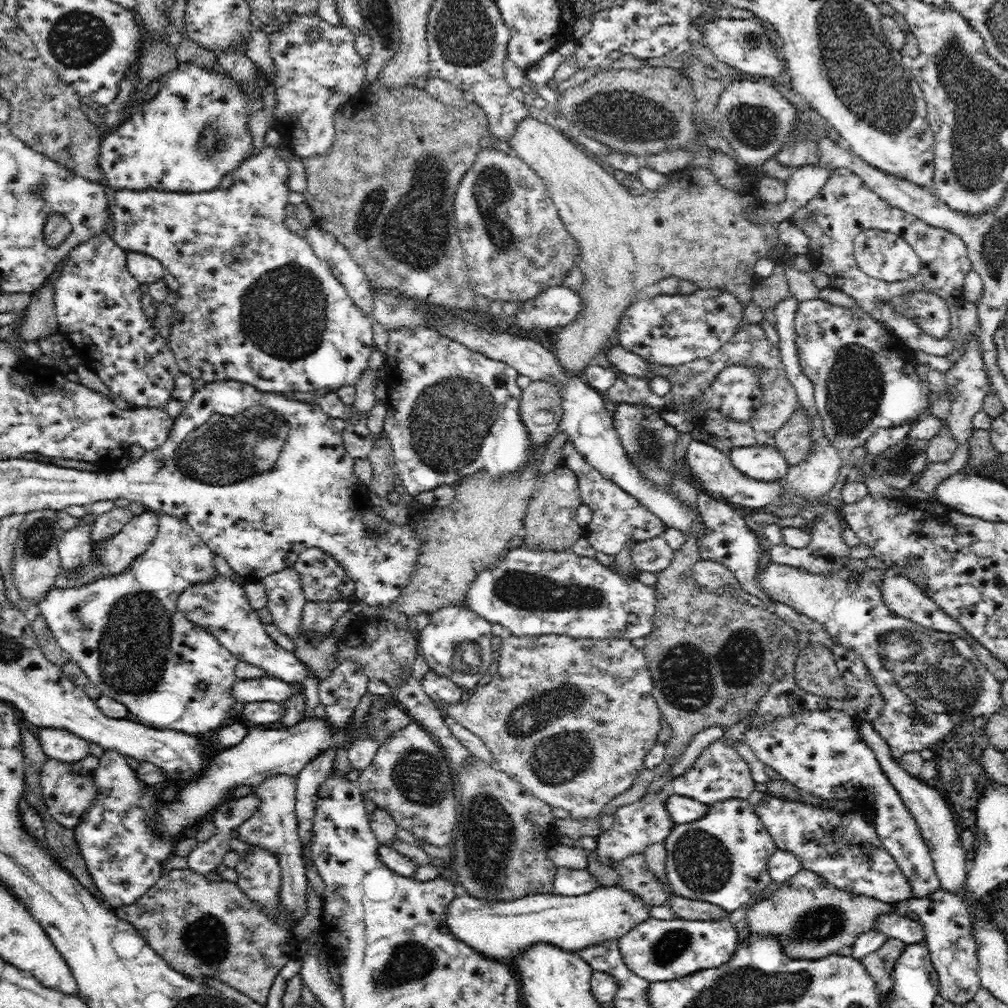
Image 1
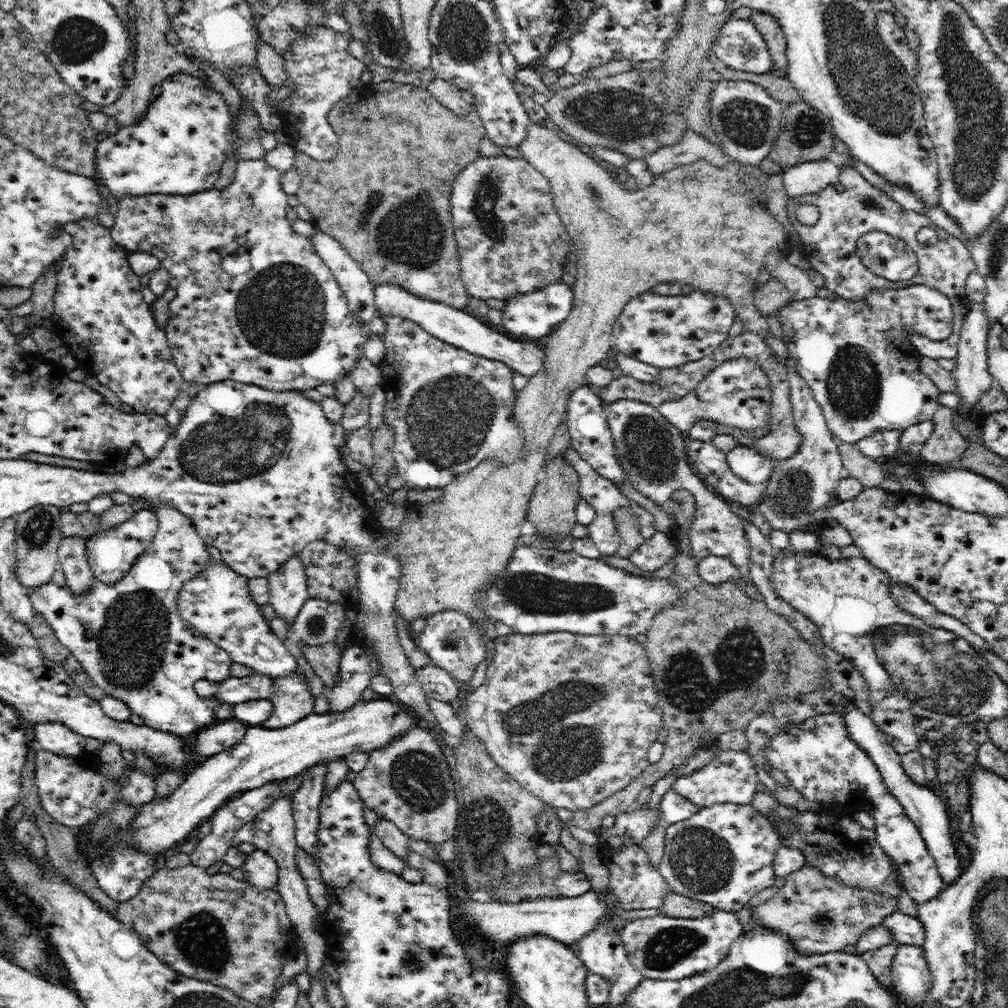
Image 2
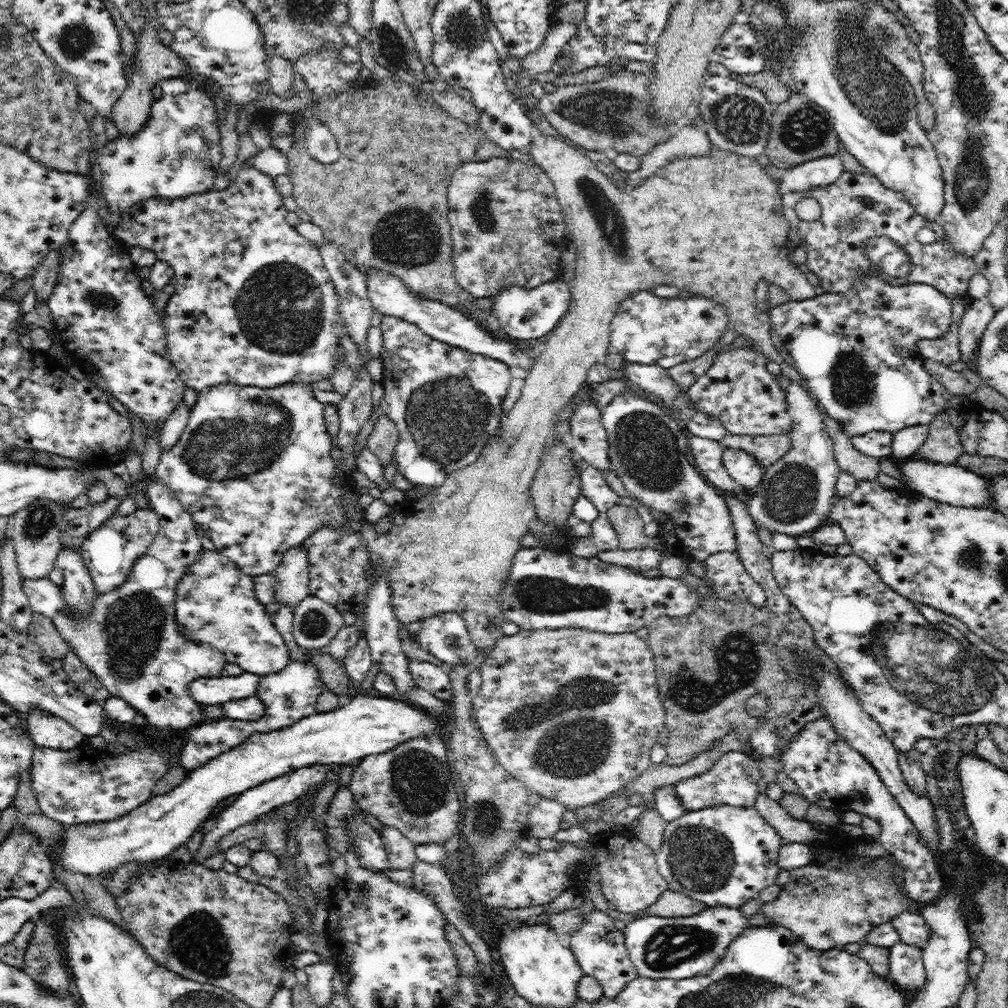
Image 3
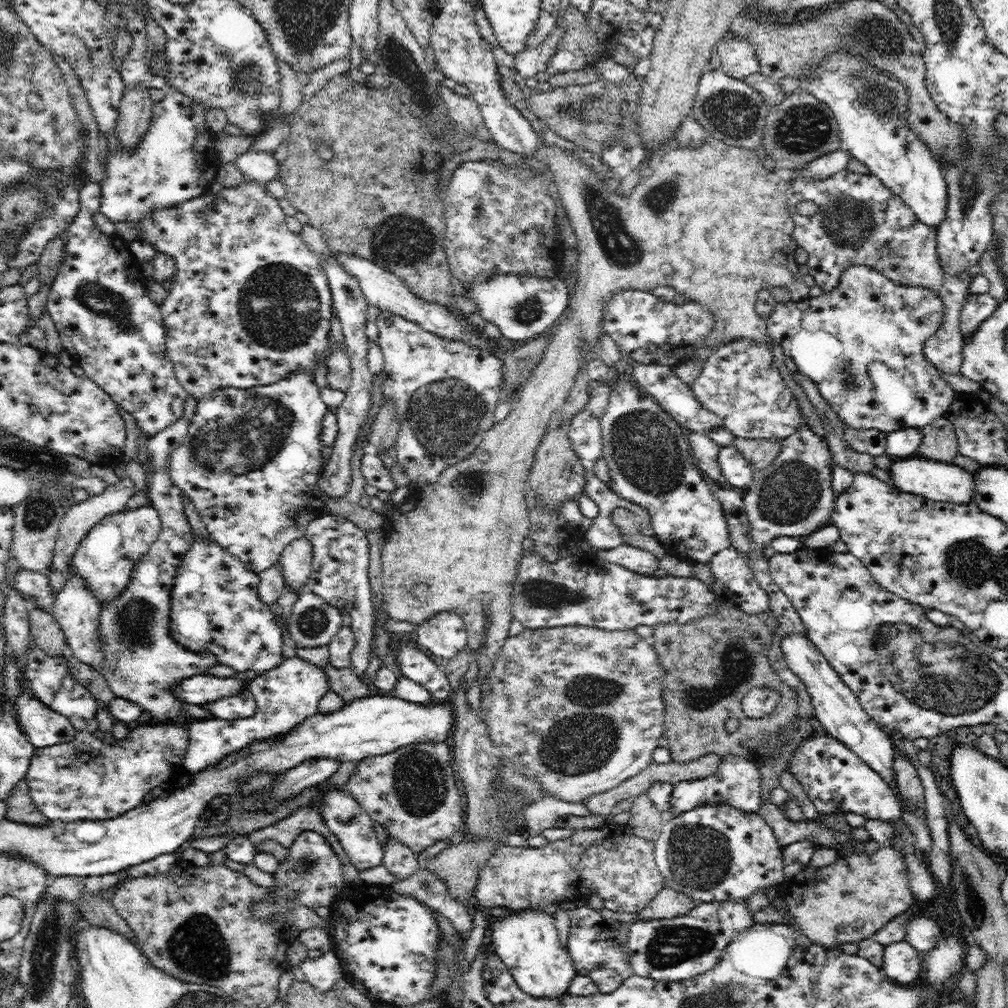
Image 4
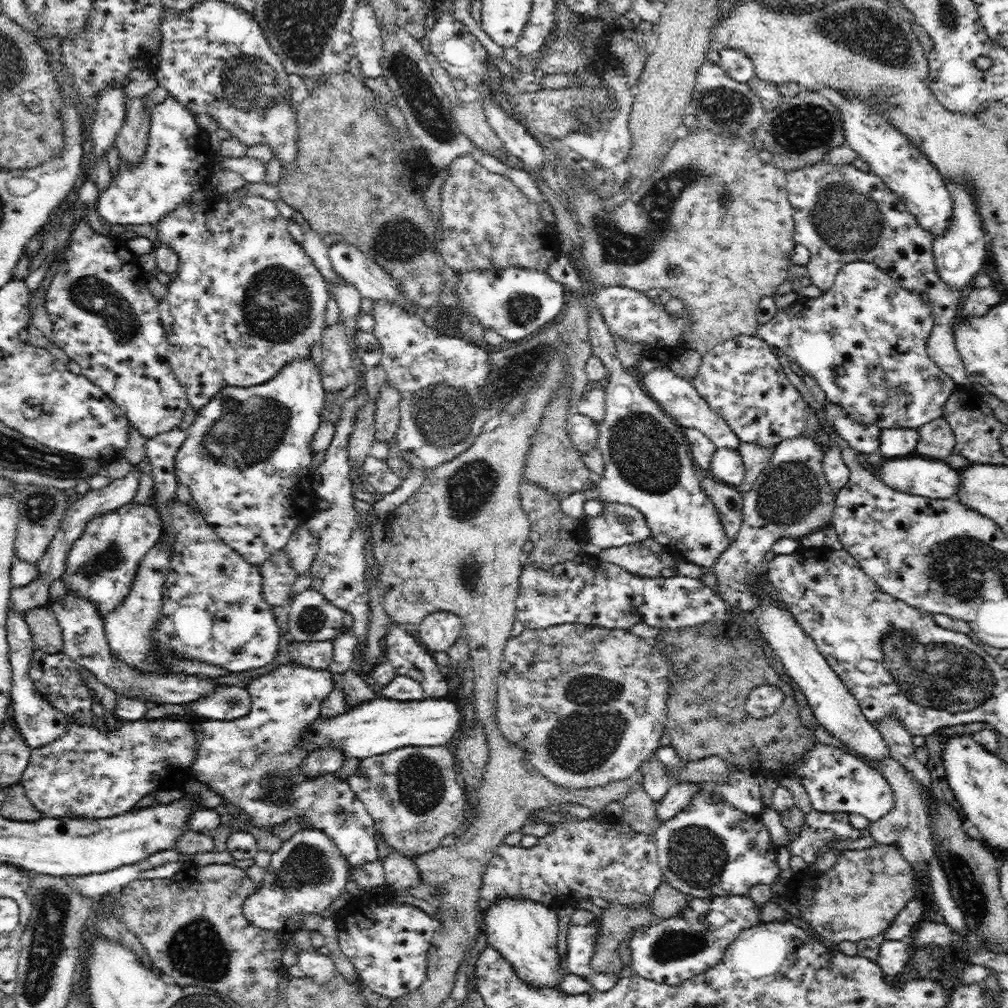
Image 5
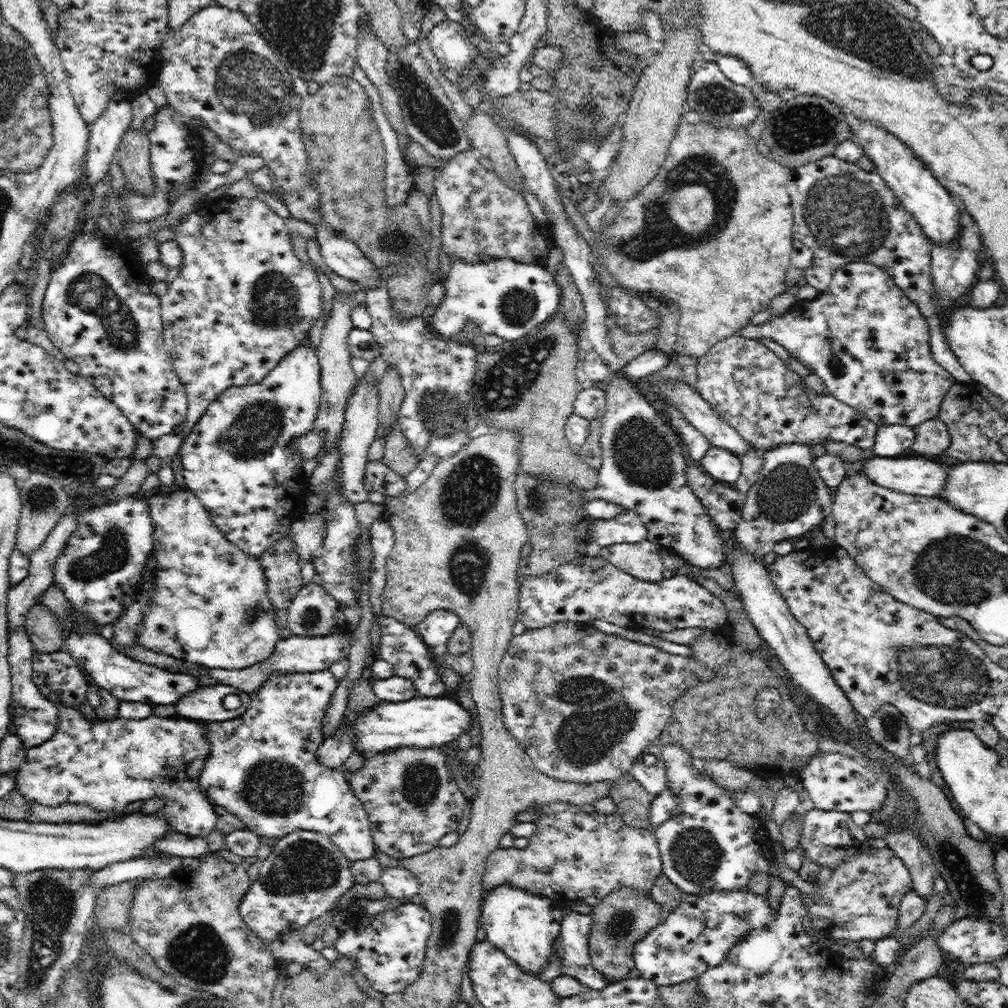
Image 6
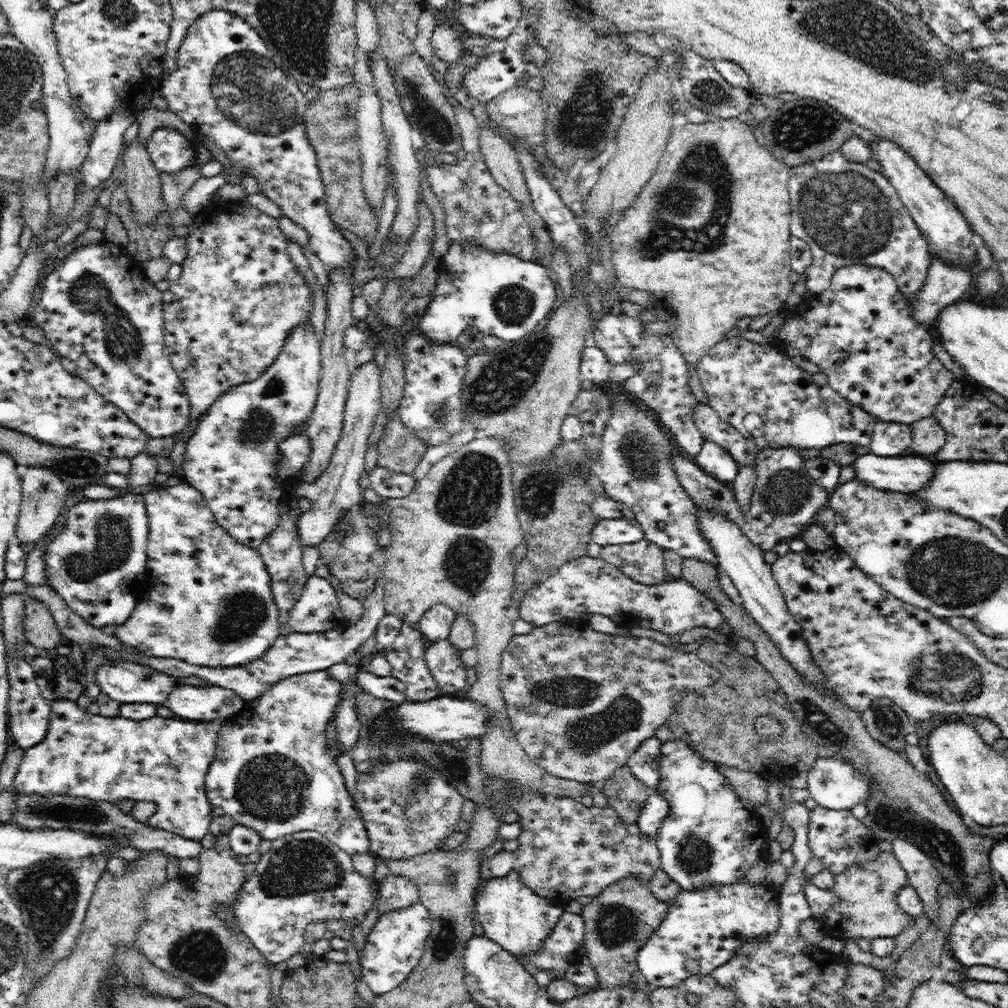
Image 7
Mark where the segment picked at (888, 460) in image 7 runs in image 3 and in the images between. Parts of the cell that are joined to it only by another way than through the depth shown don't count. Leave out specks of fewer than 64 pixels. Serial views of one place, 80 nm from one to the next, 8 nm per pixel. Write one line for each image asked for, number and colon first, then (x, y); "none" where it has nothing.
3: (951, 484)
4: (938, 481)
5: (926, 477)
6: (917, 475)

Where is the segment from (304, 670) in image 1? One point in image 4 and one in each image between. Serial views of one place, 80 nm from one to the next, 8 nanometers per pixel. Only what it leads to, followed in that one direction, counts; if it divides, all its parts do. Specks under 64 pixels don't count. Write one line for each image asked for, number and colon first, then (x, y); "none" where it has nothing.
2: (217, 602)
3: (216, 605)
4: (214, 605)

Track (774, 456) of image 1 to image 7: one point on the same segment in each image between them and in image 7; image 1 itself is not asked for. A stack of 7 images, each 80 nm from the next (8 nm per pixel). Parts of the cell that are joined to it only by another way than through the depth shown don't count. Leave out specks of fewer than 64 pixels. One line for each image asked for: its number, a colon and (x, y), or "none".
2: (747, 463)
3: (743, 468)
4: (736, 469)
5: (727, 465)
6: (724, 465)
7: (715, 460)

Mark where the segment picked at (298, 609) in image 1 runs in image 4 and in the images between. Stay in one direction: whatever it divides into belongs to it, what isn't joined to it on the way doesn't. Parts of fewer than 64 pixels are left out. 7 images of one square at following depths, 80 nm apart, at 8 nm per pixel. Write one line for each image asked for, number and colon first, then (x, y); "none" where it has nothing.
2: (288, 587)
3: (292, 575)
4: (296, 559)

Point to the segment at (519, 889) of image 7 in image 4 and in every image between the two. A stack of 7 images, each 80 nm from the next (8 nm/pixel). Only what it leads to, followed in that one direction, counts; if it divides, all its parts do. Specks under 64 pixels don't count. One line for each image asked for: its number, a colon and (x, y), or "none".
4: (526, 941)
5: (524, 932)
6: (524, 926)

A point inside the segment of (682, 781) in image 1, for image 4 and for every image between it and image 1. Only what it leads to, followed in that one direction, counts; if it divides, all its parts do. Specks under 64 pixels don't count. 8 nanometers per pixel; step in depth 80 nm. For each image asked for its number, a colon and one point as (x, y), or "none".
2: (731, 777)
3: (733, 781)
4: (738, 783)

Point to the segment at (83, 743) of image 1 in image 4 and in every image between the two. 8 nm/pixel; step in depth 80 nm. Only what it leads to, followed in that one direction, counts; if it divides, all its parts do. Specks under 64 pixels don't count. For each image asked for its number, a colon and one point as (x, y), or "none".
2: (54, 737)
3: (45, 730)
4: (44, 727)

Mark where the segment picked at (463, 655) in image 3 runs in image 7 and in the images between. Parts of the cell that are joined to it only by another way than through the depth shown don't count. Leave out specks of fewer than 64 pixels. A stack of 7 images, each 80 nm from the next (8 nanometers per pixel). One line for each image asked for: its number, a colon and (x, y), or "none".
4: (444, 634)
5: (438, 631)
6: (436, 629)
7: (435, 625)

